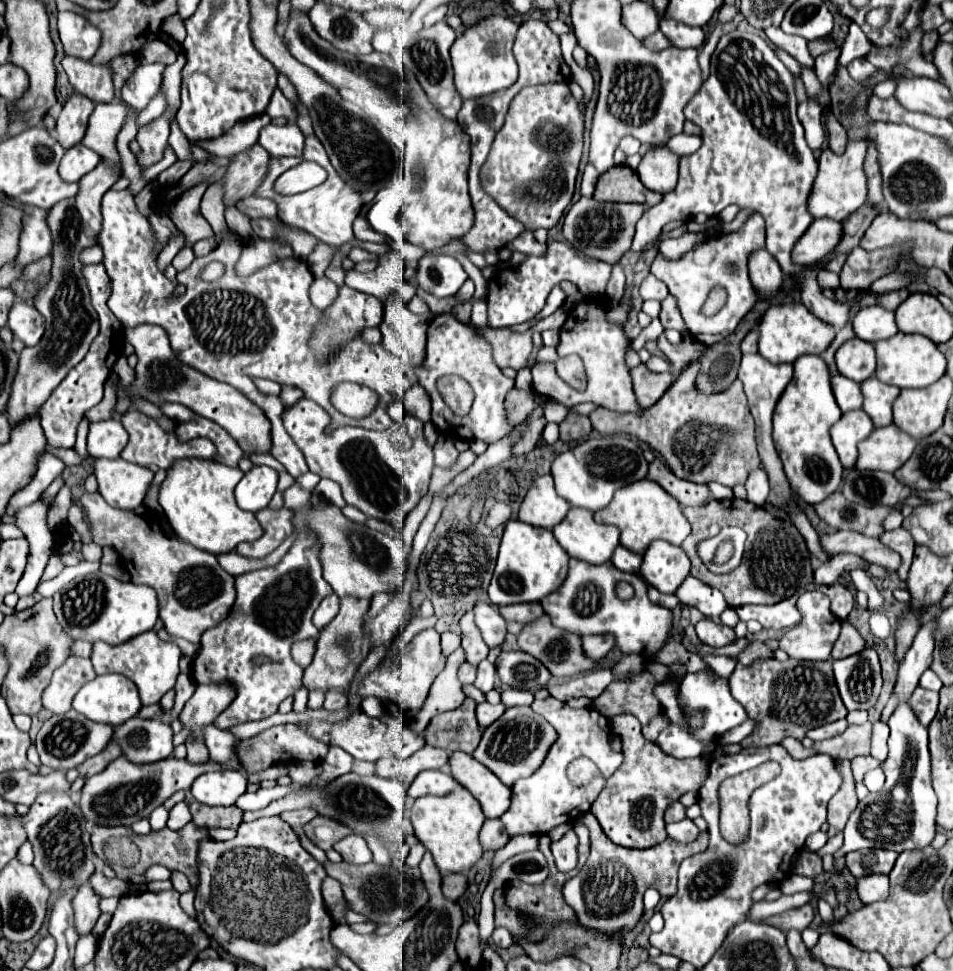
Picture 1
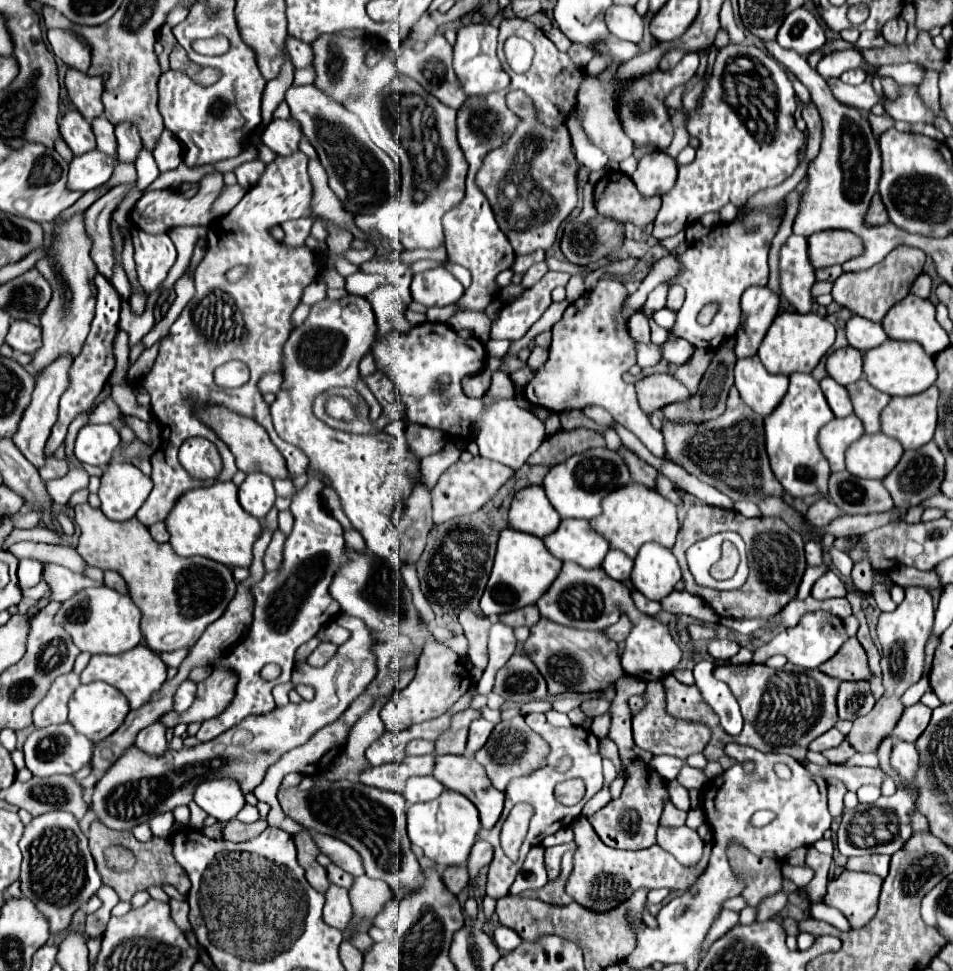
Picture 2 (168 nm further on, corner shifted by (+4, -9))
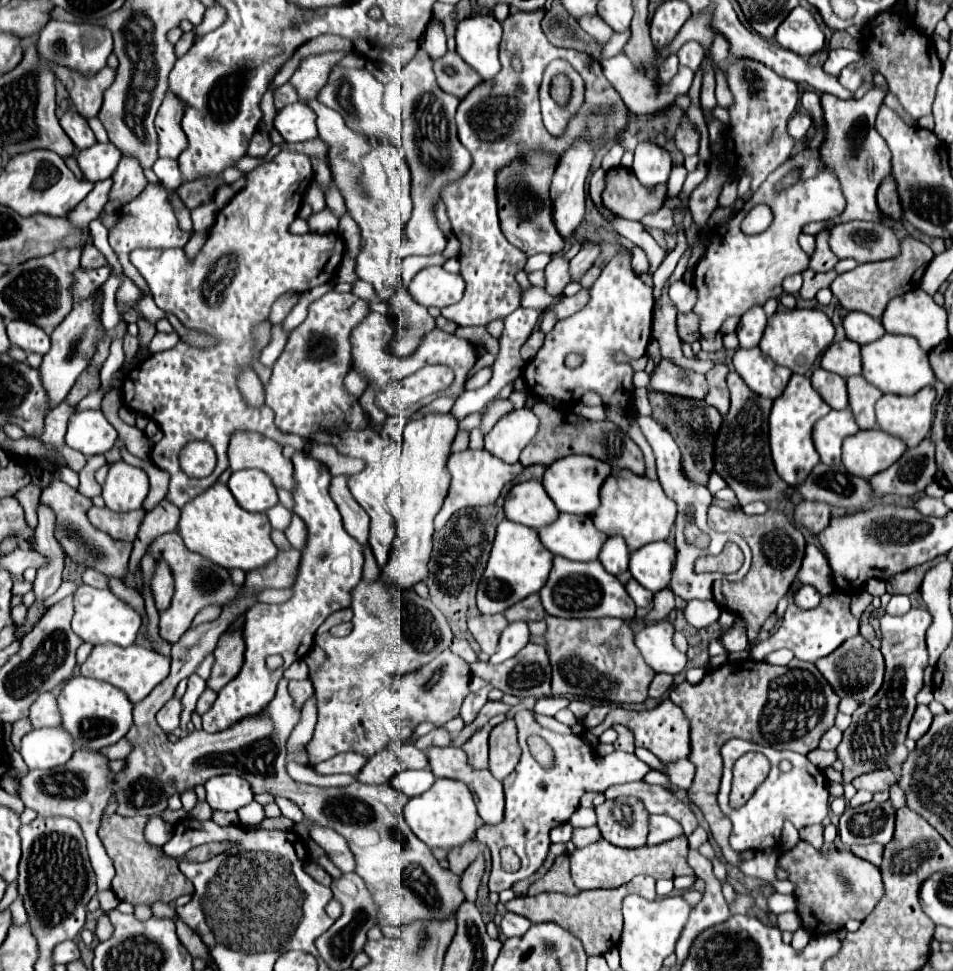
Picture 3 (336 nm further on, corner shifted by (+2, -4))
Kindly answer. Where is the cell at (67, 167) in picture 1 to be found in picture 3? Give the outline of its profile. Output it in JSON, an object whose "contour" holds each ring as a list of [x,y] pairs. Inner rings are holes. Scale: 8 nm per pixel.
{"contour":[[[95,143],[89,149],[79,151],[77,163],[83,171],[83,177],[91,183],[109,179],[121,161],[121,151],[113,143]]]}

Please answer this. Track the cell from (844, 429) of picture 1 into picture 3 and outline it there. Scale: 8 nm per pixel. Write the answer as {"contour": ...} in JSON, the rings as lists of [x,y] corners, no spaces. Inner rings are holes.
{"contour":[[[851,409],[829,411],[825,417],[821,417],[813,427],[813,443],[821,455],[821,461],[827,465],[839,465],[843,439],[857,431],[859,427]]]}

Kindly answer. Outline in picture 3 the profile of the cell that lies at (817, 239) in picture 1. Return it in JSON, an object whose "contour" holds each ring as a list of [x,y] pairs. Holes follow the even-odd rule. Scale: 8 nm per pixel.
{"contour":[[[849,221],[829,231],[829,247],[839,259],[855,259],[859,263],[883,261],[899,253],[897,235],[871,221]]]}

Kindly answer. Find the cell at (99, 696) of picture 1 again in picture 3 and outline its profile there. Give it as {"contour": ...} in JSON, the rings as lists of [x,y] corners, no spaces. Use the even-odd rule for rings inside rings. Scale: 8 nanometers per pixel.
{"contour":[[[83,675],[71,677],[61,693],[59,693],[59,709],[63,715],[63,729],[67,729],[73,739],[75,747],[83,749],[89,747],[93,751],[117,743],[125,733],[129,731],[133,719],[131,719],[131,701],[121,689],[115,689],[113,685],[97,679],[87,679]]]}

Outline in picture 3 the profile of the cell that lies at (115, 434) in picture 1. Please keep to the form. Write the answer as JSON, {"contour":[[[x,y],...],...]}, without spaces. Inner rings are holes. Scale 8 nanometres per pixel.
{"contour":[[[101,409],[81,411],[69,419],[65,443],[83,455],[103,455],[117,441],[117,431]]]}

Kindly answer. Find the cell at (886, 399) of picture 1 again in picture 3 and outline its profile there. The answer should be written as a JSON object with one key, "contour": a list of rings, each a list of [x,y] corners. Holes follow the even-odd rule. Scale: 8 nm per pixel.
{"contour":[[[855,375],[847,379],[849,387],[849,405],[857,419],[859,429],[871,429],[877,425],[875,421],[875,403],[883,395],[875,385],[867,383],[863,375]]]}

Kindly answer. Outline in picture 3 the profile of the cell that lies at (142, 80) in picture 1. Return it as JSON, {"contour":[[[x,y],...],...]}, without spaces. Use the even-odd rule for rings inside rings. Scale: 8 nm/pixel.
{"contour":[[[123,155],[123,159],[119,161],[117,171],[113,173],[113,181],[115,183],[111,189],[111,199],[121,199],[121,201],[131,201],[147,185],[147,179],[141,171],[137,157],[129,157],[129,155]]]}

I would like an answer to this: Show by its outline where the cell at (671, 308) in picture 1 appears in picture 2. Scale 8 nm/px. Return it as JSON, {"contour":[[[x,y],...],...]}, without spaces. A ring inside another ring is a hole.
{"contour":[[[673,284],[669,290],[669,298],[667,298],[667,306],[673,310],[679,310],[683,306],[685,300],[685,290],[679,284]]]}

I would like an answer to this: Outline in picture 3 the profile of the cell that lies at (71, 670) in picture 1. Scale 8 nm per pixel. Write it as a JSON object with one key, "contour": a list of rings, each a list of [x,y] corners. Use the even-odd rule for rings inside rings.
{"contour":[[[49,691],[37,697],[37,701],[31,705],[31,713],[29,719],[33,723],[35,729],[39,727],[59,727],[61,725],[61,713],[59,713],[59,705],[55,701],[57,693]]]}

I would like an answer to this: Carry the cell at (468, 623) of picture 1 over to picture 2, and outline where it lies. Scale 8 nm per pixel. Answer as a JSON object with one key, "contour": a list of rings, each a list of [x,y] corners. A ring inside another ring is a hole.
{"contour":[[[463,610],[459,614],[459,622],[469,640],[469,662],[473,668],[483,670],[487,666],[487,636],[491,620],[485,616],[477,616],[471,610]]]}

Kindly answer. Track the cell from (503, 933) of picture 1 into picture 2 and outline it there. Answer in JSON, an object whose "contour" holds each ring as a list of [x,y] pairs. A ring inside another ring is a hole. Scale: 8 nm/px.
{"contour":[[[499,926],[499,928],[495,930],[495,934],[493,934],[493,940],[495,940],[495,944],[497,944],[501,950],[511,952],[511,950],[515,950],[515,948],[519,946],[521,936],[519,936],[515,930],[507,928],[507,926]]]}

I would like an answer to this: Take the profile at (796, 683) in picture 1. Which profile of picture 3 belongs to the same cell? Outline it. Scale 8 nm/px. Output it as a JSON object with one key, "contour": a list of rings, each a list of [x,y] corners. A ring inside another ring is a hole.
{"contour":[[[745,659],[745,661],[735,661],[735,663],[725,663],[717,669],[711,669],[705,673],[705,677],[697,683],[691,685],[687,681],[675,685],[669,693],[669,699],[679,705],[685,715],[691,719],[691,761],[697,767],[693,785],[689,789],[689,799],[703,811],[705,819],[711,825],[711,833],[713,839],[717,841],[717,845],[721,850],[723,857],[733,865],[733,861],[740,857],[740,854],[733,851],[729,846],[729,829],[731,829],[731,821],[727,821],[727,817],[721,813],[719,805],[717,805],[717,791],[719,791],[719,781],[721,781],[721,745],[727,739],[739,737],[739,739],[747,739],[759,745],[769,745],[773,749],[789,749],[789,751],[797,751],[801,755],[807,755],[809,751],[813,751],[821,739],[821,735],[833,727],[835,715],[837,715],[837,705],[839,705],[839,695],[831,689],[829,681],[819,673],[819,669],[813,663],[807,661],[799,661],[793,659],[789,665],[785,667],[775,667],[763,661],[753,661],[753,659]]]}

